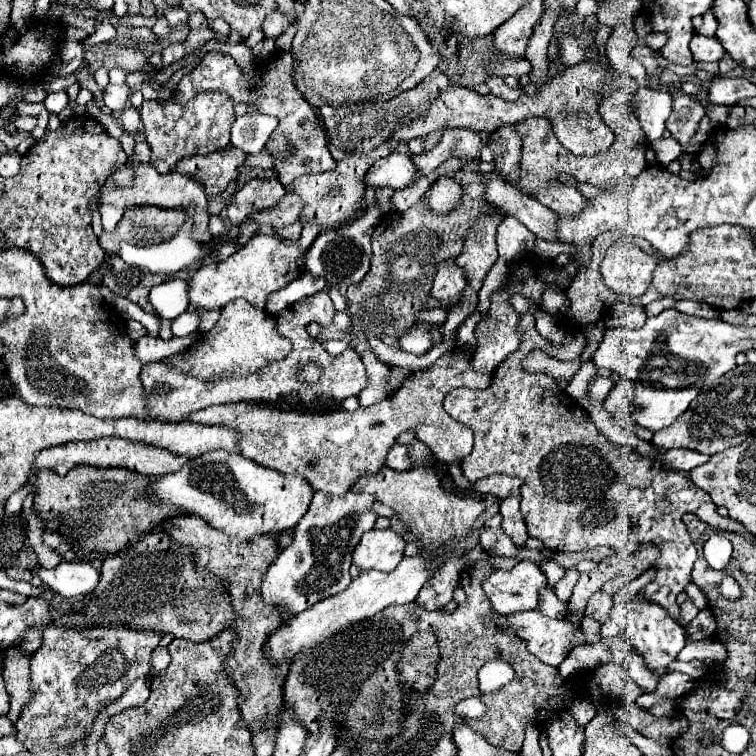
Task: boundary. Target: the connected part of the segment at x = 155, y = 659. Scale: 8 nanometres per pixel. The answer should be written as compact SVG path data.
M156 647L154 653L152 653L152 671L150 671L150 675L156 675L156 673L162 671L168 663L170 663L168 649L166 649L166 647Z

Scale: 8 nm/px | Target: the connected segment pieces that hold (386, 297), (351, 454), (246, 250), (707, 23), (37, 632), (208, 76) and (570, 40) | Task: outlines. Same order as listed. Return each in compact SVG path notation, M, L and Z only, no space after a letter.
M456 171L448 175L462 187L460 203L450 213L434 213L428 207L426 197L404 213L390 211L382 215L382 221L372 235L372 265L368 275L348 287L348 311L352 315L352 347L362 353L366 337L390 335L398 337L410 325L416 323L416 313L420 303L430 295L432 279L436 275L436 265L448 257L458 257L462 253L464 237L474 221L488 209L484 199L484 183L478 173Z
M454 349L444 353L434 365L432 371L424 371L424 373L414 373L396 393L394 397L388 397L372 407L358 407L356 411L332 411L332 413L296 413L296 411L280 411L274 407L260 407L256 403L228 403L228 405L214 405L208 409L202 409L198 413L188 415L190 423L200 423L200 425L220 425L220 427L230 427L232 431L238 433L238 445L240 445L240 455L244 455L246 459L256 461L258 465L276 469L280 473L288 473L288 475L302 475L304 479L308 479L308 483L316 489L316 491L324 491L330 495L344 495L354 483L356 479L360 479L362 475L374 475L380 471L380 467L386 461L386 453L388 449L394 445L396 437L404 431L414 431L414 435L426 443L434 457L440 463L446 465L454 465L460 463L466 455L470 455L472 451L472 431L454 421L444 409L442 409L442 401L444 397L456 389L456 387L470 387L470 389L486 389L490 385L490 373L484 371L476 371L470 365L470 357L464 355L462 349Z
M254 235L240 251L220 263L202 265L188 281L188 299L200 309L222 309L232 299L246 299L254 307L266 309L272 293L284 289L304 273L306 249L298 241L278 239L272 235Z
M710 9L708 13L704 13L704 23L696 31L702 33L702 35L714 35L716 33L716 27L718 27L718 23L716 23L716 17L712 17L712 9Z
M32 627L26 631L24 639L20 641L20 651L24 651L24 655L32 655L42 647L42 627Z
M212 51L212 53L206 53L204 59L180 79L176 95L180 103L186 103L188 99L192 99L192 95L200 91L226 91L234 103L238 101L254 103L261 113L274 115L278 119L278 127L276 127L276 133L272 133L270 141L266 143L266 149L274 155L278 179L284 187L292 185L296 177L302 177L308 173L324 173L324 171L334 169L336 161L332 159L326 147L326 135L320 127L316 111L312 109L312 105L308 105L308 101L302 97L302 93L294 85L292 55L274 53L270 59L258 61L254 71L258 73L242 73L230 55Z
M566 37L560 41L560 53L558 53L562 65L570 67L570 65L578 65L582 63L584 57L584 49L578 45L578 41L574 37Z

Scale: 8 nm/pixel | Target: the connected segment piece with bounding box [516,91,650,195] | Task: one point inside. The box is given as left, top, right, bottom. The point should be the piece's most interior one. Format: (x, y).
(543, 157)

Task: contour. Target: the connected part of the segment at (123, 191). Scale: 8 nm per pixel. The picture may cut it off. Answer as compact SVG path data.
M130 163L132 171L134 171L134 181L130 187L108 187L102 191L100 199L106 203L112 203L116 207L132 207L132 205L156 205L162 209L194 209L194 239L198 239L200 243L208 243L212 241L212 235L208 231L208 221L210 221L210 213L208 213L208 201L204 195L204 187L200 187L200 183L196 183L196 179L180 175L180 173L166 173L160 175L152 165L144 165L144 163Z

